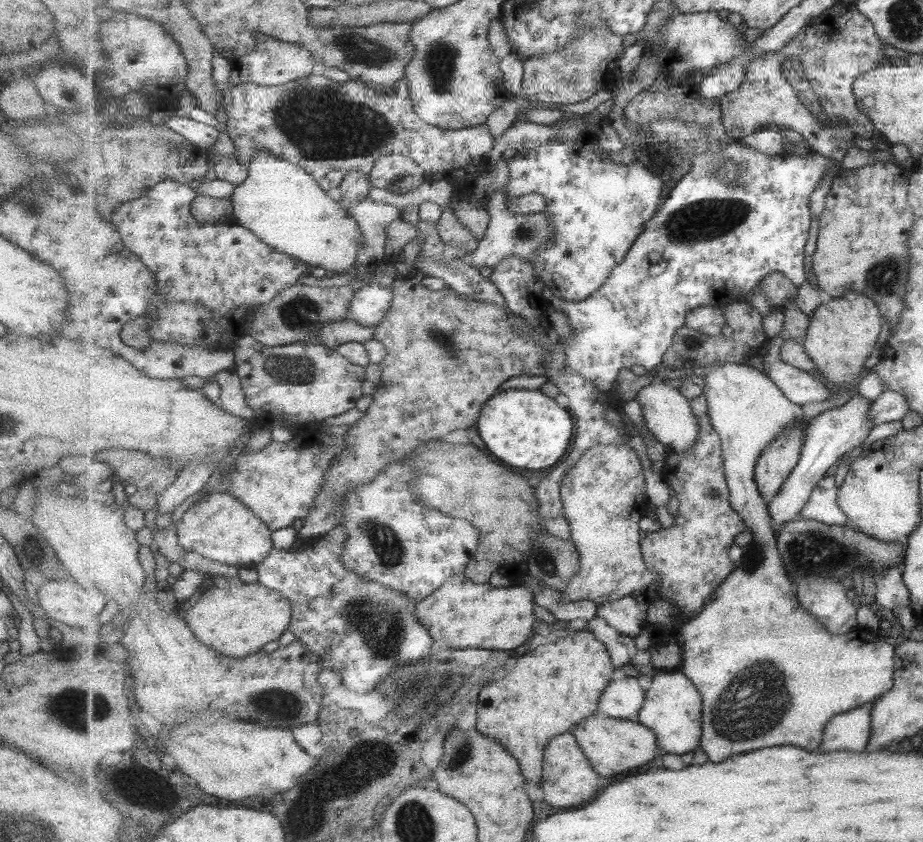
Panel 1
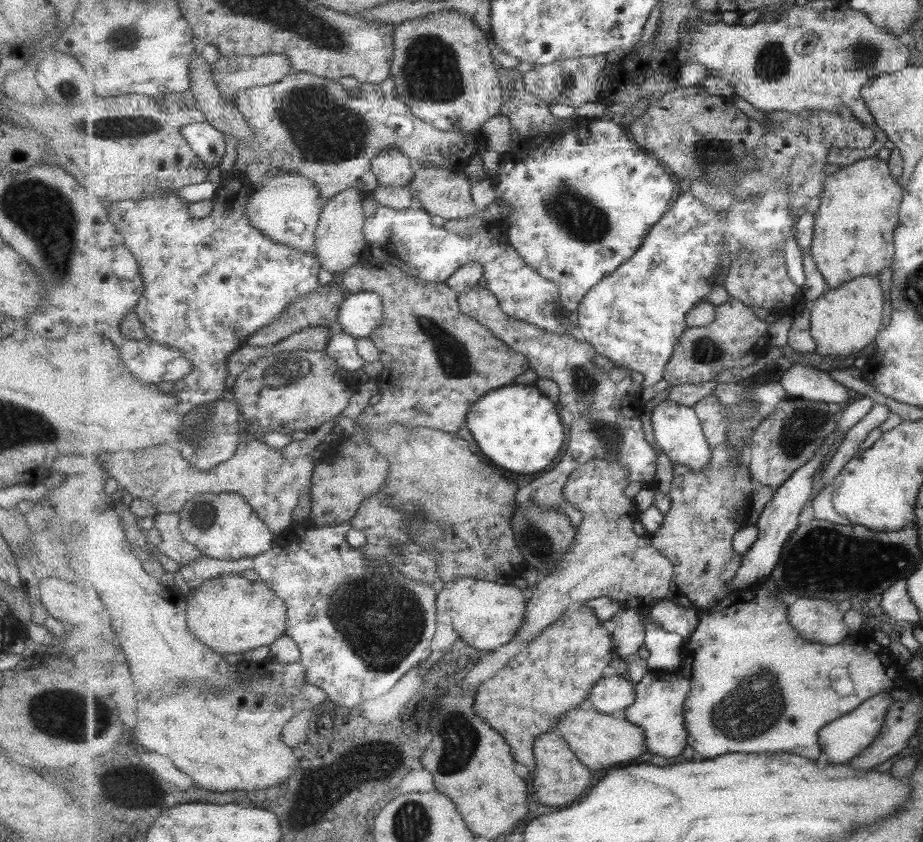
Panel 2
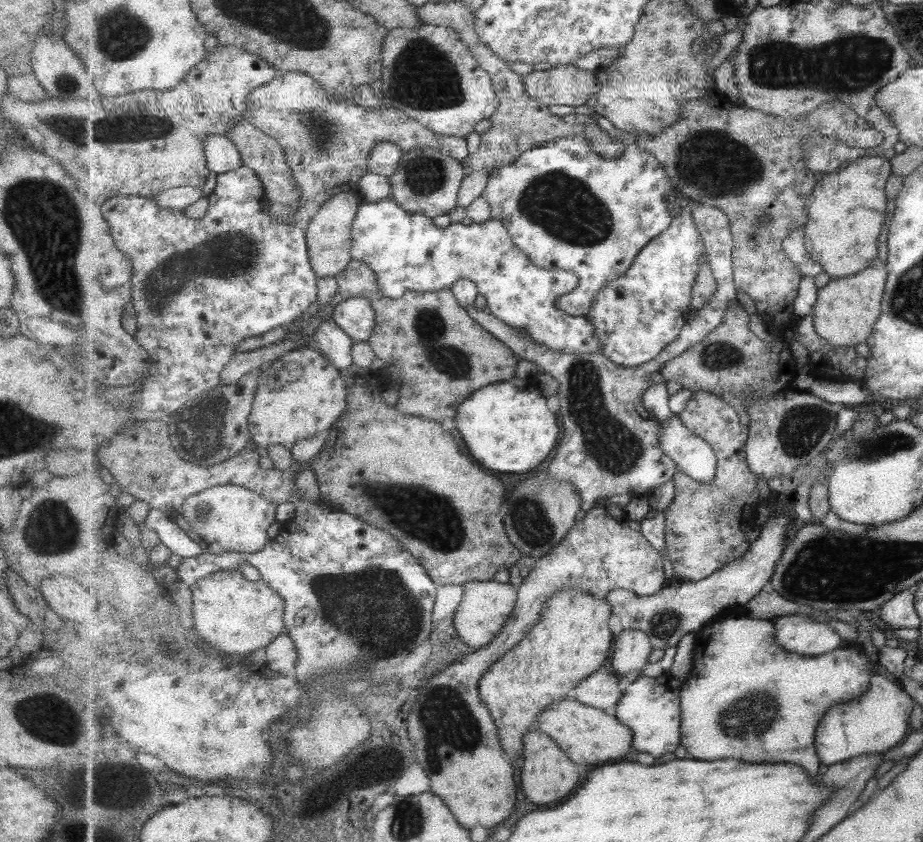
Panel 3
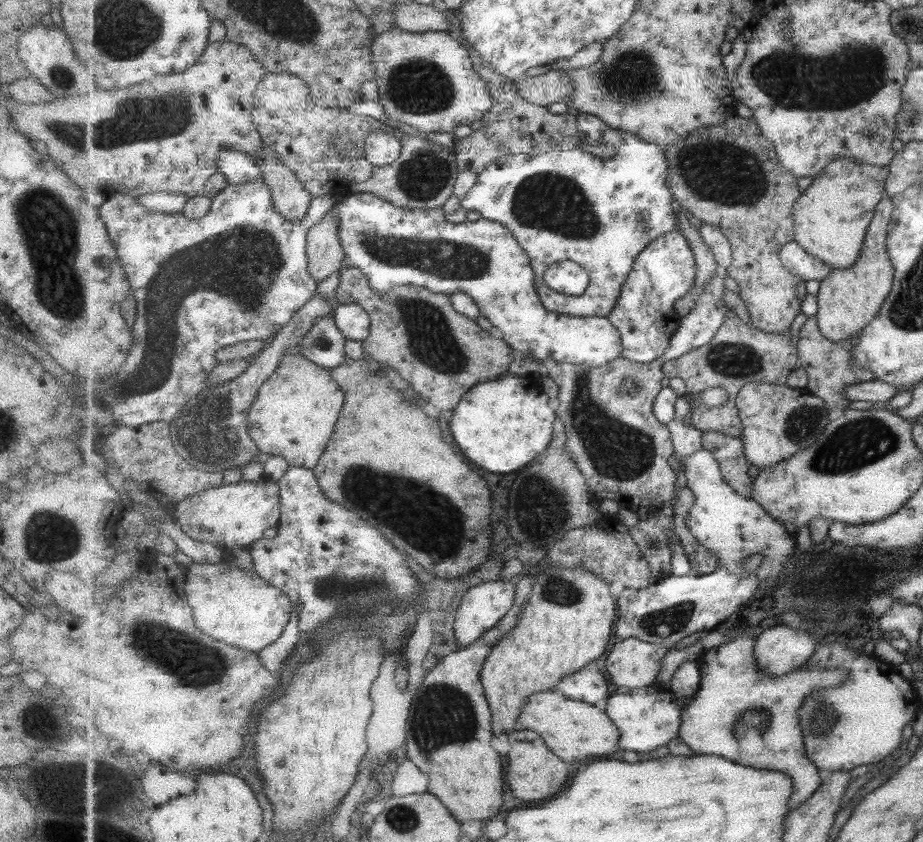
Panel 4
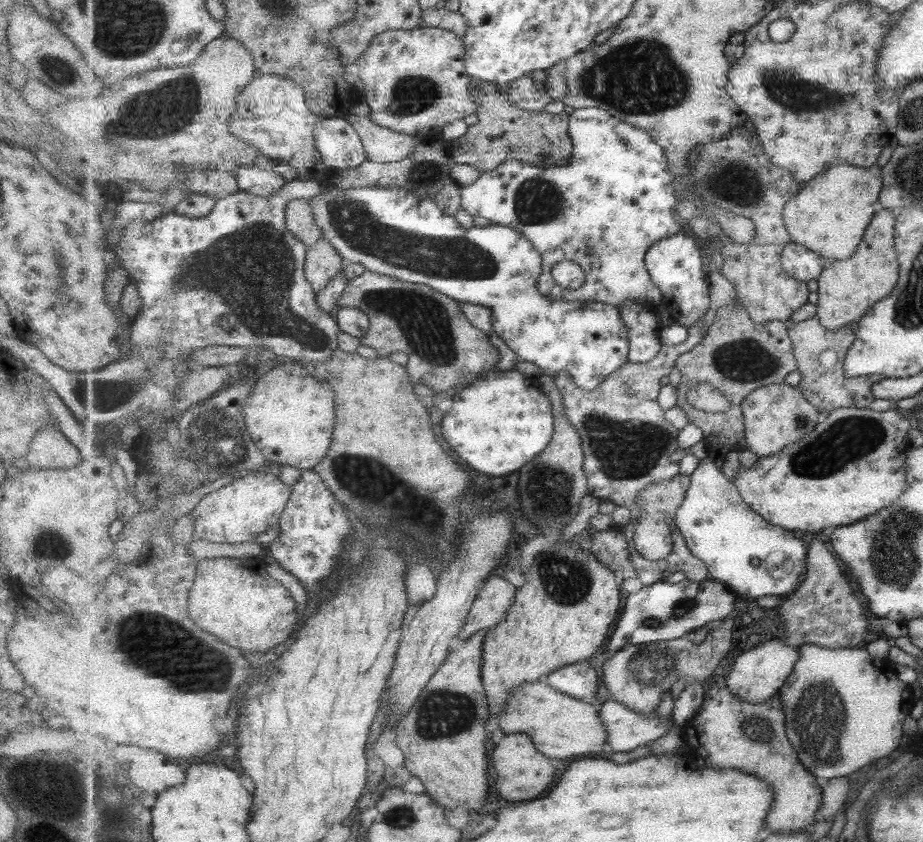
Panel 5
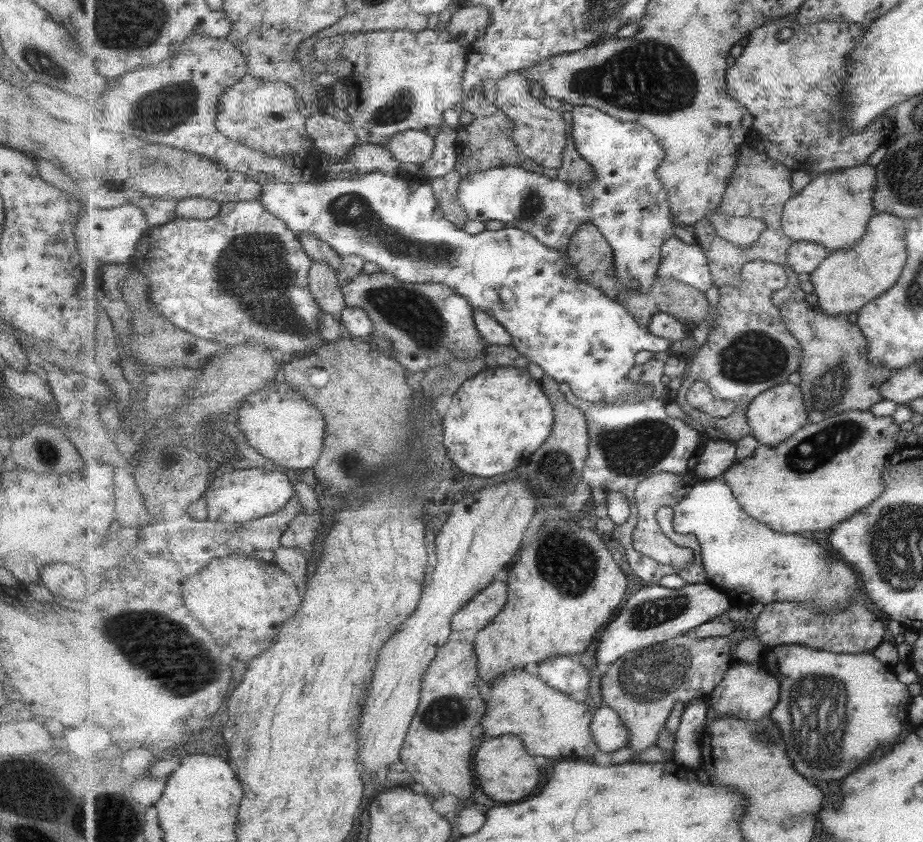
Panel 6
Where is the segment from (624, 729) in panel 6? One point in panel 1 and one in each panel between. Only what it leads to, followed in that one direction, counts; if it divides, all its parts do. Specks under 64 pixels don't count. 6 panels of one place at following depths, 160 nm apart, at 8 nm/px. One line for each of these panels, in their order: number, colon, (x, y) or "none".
1: (673, 708)
2: (660, 708)
3: (652, 708)
4: (647, 722)
5: (628, 729)

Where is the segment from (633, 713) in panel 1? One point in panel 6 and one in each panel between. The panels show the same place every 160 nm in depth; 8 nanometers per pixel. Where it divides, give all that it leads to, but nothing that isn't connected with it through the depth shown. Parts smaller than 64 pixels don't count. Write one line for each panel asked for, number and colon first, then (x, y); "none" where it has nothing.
2: (613, 694)
3: (603, 690)
4: (588, 685)
5: (580, 680)
6: (566, 674)

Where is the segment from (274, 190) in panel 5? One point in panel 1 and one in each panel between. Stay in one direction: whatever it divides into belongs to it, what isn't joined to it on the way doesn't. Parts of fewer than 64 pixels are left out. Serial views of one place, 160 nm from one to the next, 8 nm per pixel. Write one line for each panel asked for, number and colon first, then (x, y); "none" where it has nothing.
1: (203, 135)
2: (210, 142)
3: (222, 155)
4: (240, 168)

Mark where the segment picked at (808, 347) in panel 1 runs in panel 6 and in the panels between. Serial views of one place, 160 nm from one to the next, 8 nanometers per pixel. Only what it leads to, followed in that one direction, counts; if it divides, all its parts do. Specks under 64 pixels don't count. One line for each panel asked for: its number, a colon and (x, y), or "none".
2: (845, 320)
3: (847, 310)
4: (849, 300)
5: (848, 289)
6: (847, 280)

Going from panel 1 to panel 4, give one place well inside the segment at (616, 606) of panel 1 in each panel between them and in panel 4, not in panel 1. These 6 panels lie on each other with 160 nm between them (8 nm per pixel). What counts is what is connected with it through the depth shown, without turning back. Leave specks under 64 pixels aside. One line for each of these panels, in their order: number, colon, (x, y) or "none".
2: (630, 632)
3: (633, 647)
4: (633, 663)

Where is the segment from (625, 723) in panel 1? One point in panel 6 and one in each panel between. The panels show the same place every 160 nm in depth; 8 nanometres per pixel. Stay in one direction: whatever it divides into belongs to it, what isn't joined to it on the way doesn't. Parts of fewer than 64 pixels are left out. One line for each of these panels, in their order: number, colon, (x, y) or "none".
2: (598, 739)
3: (591, 735)
4: (574, 730)
5: (563, 727)
6: (549, 721)

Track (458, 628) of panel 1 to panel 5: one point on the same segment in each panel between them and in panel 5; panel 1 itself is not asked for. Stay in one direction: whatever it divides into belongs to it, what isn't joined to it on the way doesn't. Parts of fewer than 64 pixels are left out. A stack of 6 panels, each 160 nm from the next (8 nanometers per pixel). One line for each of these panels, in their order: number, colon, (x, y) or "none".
2: (486, 615)
3: (487, 606)
4: (485, 605)
5: (497, 596)

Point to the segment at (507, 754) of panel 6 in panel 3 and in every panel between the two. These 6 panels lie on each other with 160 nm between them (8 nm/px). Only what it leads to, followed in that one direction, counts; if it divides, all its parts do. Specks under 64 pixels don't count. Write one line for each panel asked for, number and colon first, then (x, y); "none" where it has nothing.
3: (548, 769)
4: (534, 770)
5: (523, 773)

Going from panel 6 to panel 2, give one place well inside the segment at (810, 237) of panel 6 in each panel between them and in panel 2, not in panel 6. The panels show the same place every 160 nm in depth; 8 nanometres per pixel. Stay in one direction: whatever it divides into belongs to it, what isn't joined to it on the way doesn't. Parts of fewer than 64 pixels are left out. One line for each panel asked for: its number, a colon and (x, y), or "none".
2: (860, 207)
3: (848, 210)
4: (833, 217)
5: (831, 215)

